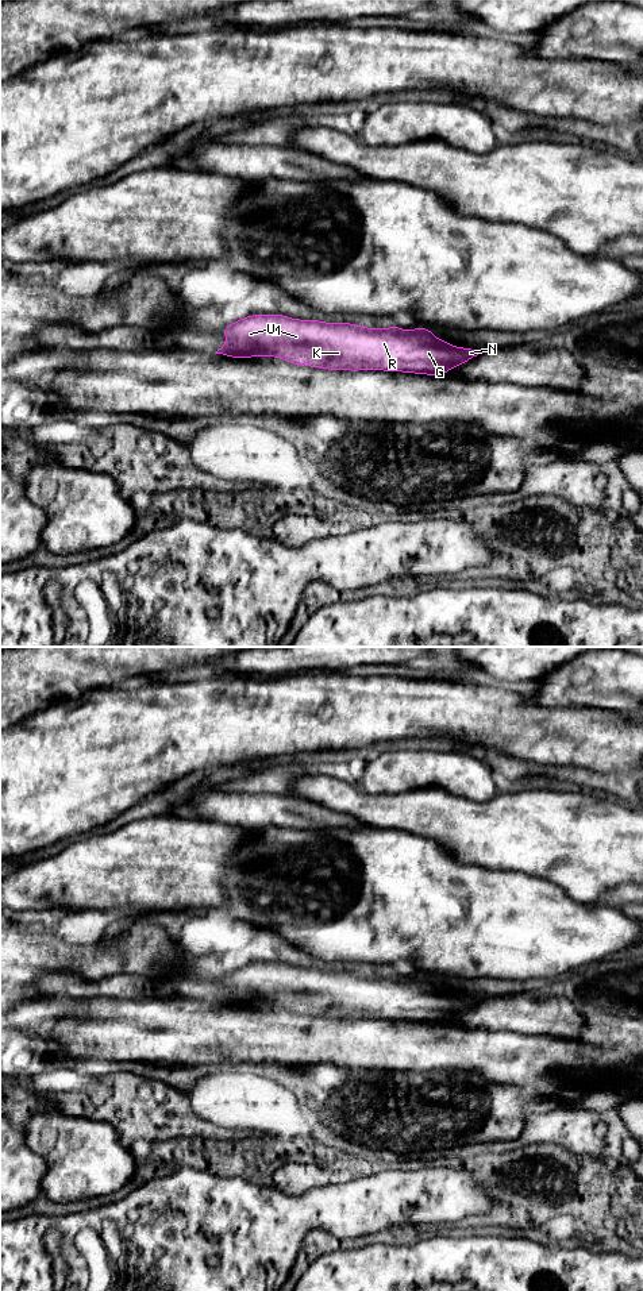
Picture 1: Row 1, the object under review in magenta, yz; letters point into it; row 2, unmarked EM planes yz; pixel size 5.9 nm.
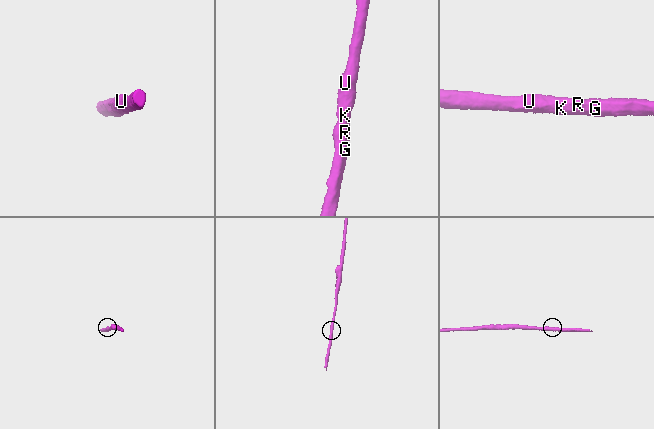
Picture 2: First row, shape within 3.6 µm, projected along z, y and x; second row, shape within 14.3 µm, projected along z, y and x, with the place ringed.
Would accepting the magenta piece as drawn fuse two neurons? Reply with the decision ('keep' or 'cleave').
keep

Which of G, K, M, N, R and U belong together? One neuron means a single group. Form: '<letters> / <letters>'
G K M N R U

